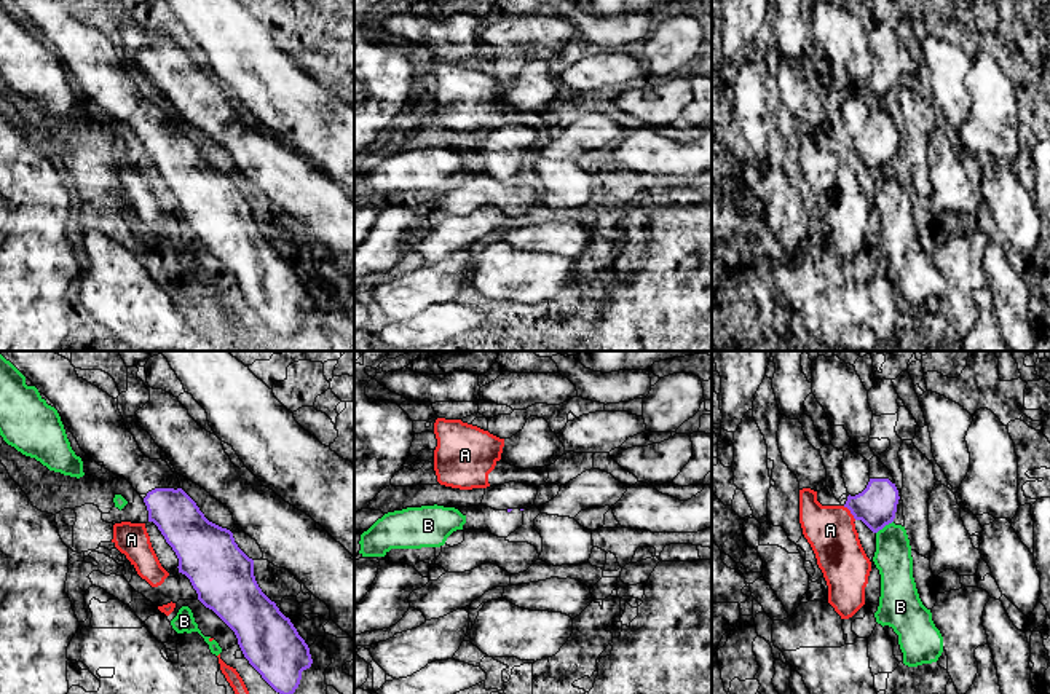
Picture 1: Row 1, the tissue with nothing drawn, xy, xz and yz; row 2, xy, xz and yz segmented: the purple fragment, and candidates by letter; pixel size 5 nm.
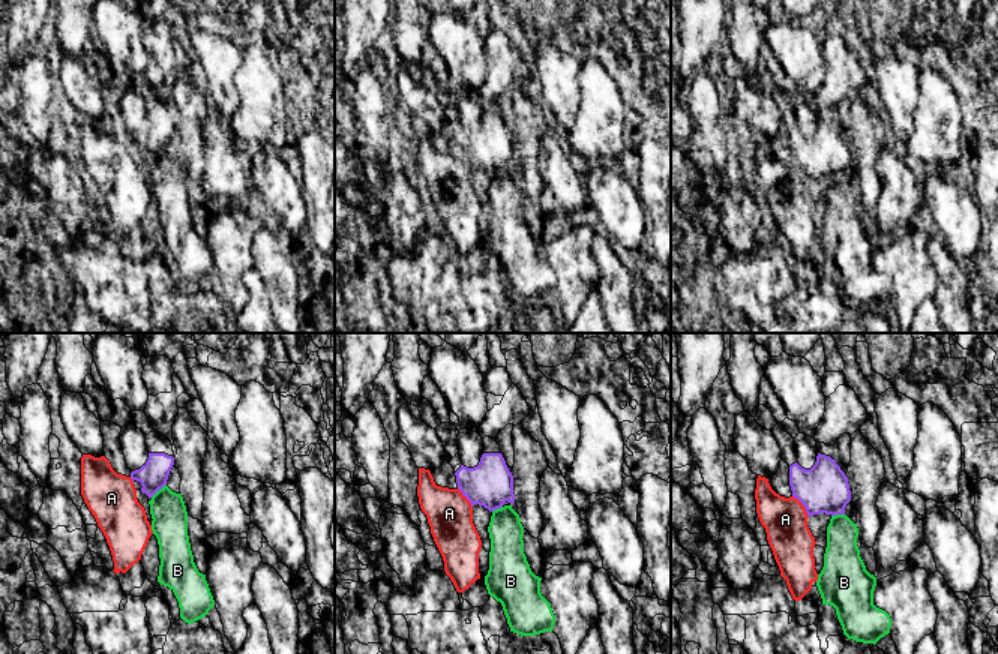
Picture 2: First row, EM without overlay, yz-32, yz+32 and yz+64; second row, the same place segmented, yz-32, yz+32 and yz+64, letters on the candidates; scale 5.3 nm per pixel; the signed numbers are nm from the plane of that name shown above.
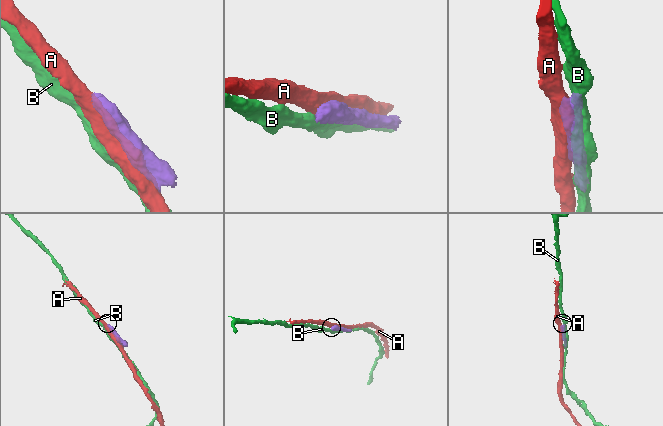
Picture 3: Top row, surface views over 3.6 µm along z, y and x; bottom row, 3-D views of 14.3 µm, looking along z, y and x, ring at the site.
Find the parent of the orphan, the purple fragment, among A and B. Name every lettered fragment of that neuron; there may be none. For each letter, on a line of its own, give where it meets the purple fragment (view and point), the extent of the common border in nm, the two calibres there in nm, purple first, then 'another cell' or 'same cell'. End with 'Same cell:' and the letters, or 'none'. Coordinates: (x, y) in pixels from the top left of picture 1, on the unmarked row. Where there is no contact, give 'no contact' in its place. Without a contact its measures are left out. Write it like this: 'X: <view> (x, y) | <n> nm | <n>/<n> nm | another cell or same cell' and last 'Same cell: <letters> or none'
A: yz (851, 155) | 100 nm | 200/260 nm | another cell
B: yz (884, 168) | 110 nm | 200/190 nm | another cell
Same cell: none

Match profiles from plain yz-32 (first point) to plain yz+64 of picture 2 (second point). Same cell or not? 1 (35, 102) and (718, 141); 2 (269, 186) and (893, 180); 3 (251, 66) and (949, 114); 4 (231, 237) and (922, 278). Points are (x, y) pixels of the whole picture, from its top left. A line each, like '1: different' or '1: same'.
1: same
2: different
3: same
4: same

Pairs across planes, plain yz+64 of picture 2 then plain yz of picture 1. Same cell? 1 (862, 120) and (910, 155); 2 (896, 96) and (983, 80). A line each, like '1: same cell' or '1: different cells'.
1: same cell
2: different cells

